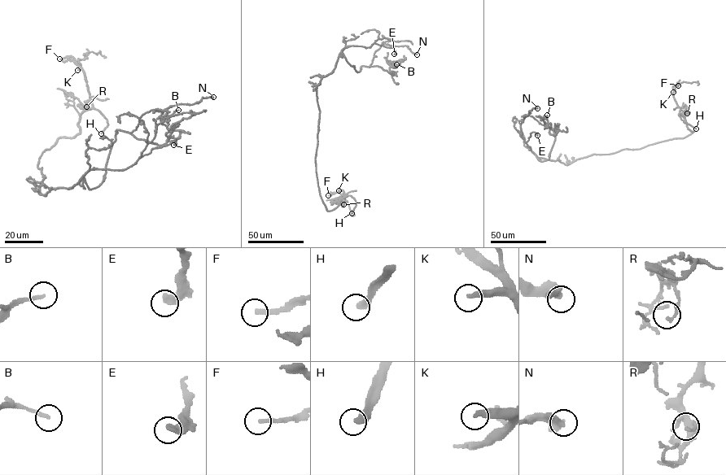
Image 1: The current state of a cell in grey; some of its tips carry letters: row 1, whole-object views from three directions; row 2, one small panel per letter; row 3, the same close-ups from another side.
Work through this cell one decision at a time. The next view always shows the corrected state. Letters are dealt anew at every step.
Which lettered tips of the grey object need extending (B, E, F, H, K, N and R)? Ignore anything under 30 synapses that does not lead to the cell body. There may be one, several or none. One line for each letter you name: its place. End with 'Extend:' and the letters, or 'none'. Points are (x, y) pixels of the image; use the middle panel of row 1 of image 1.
F: Place: (328, 195)
H: Place: (352, 213)
K: Place: (338, 190)
Extend: F, H, K

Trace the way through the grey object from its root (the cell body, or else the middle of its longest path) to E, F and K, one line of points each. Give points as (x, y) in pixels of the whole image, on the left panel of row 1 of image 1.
E: (45, 177), (40, 193), (45, 195), (51, 189), (70, 188), (91, 170), (124, 170), (175, 138), (173, 145)
F: (45, 177), (41, 154), (59, 138), (74, 137), (80, 116), (92, 106), (84, 71), (59, 58)
K: (45, 177), (37, 167), (41, 154), (59, 138), (74, 137), (80, 116), (92, 106), (84, 71), (77, 70)

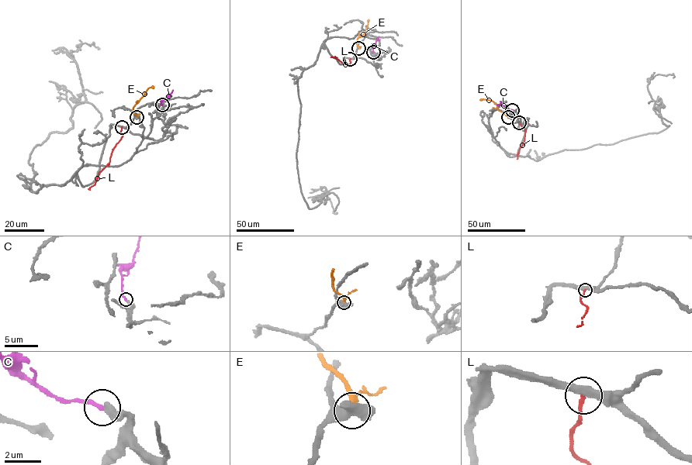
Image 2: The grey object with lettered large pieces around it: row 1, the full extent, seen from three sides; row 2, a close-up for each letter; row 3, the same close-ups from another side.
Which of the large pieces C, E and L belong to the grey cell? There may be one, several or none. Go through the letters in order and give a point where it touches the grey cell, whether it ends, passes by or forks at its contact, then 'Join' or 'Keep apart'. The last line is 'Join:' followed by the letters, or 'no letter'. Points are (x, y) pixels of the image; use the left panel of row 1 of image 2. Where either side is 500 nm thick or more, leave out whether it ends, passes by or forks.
C: Touches grey at (162, 105). It ends there. Keep apart
E: Touches grey at (136, 117). Keep apart
L: Touches grey at (122, 127). It ends there. Keep apart
Join: no letter

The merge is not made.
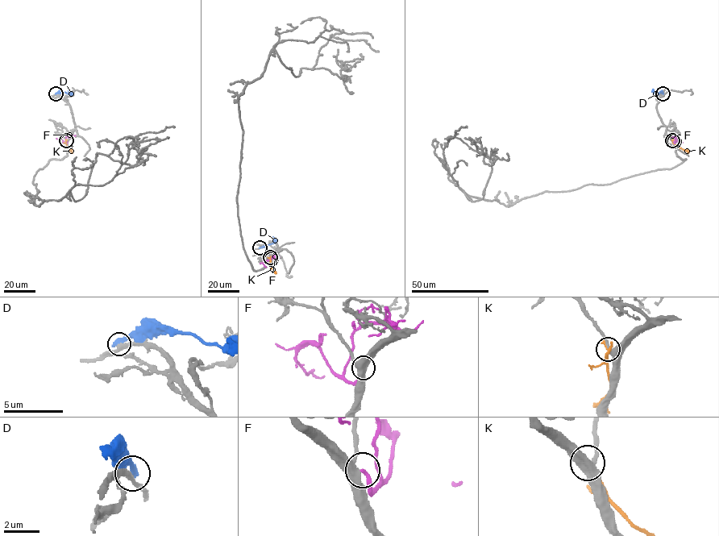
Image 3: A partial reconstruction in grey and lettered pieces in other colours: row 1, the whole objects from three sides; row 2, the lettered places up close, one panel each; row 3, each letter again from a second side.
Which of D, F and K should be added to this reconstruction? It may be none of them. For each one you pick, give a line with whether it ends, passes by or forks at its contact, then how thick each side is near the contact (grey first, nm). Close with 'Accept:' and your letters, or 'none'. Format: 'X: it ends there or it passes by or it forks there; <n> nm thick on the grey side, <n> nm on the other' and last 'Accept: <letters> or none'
F: it ends there; 420 nm thick on the grey side, 220 nm on the other
Accept: F

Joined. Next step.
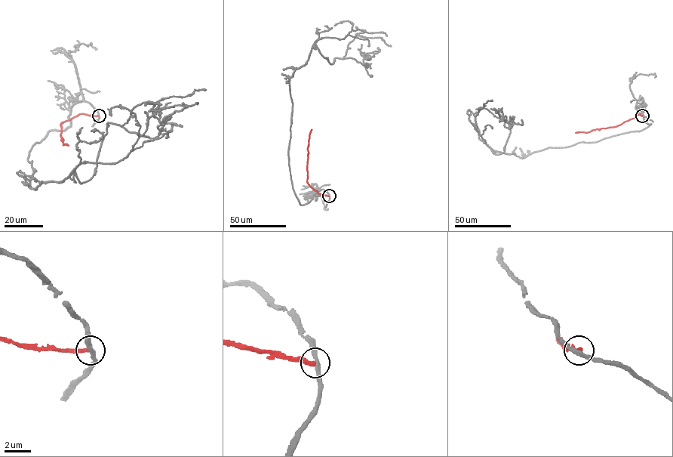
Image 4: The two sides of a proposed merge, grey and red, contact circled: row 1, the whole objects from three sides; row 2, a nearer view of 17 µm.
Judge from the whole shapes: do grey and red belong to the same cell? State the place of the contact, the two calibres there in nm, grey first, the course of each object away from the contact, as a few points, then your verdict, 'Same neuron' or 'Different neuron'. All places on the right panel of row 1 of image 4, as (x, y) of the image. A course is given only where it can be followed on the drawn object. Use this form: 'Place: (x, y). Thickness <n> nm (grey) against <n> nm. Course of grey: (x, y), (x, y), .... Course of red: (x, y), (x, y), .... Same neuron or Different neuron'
Place: (642, 115). Thickness 280 nm (grey) against 300 nm. Course of grey: (642, 115), (640, 131), (520, 158), (490, 148), (510, 132), (481, 109), (493, 100). Course of red: (642, 115), (638, 115), (616, 126), (575, 132). Different neuron

